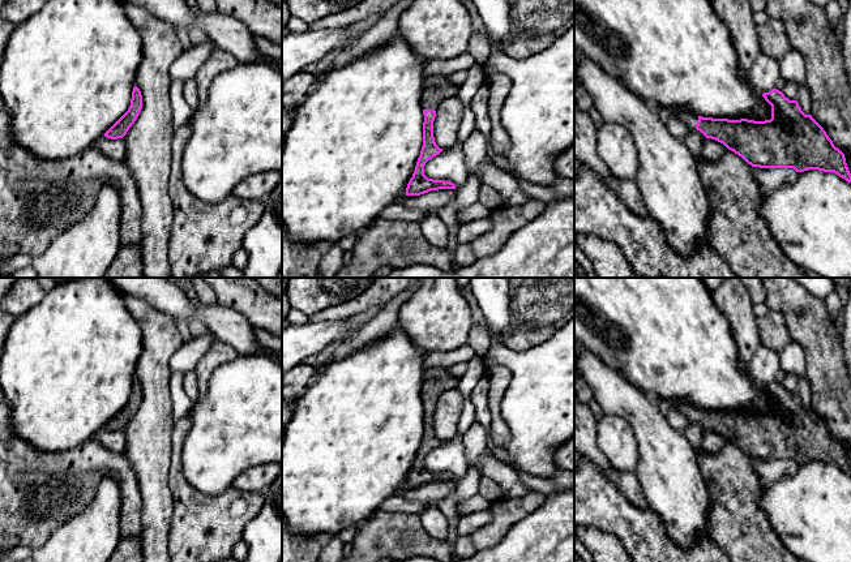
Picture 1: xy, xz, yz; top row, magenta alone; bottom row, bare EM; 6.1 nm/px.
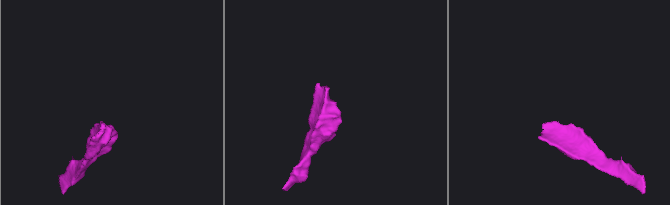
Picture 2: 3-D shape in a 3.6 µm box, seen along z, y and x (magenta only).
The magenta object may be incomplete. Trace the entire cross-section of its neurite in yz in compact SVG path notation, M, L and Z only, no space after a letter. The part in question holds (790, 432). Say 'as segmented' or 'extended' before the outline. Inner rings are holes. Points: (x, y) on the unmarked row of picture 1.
extended | M777 381L764 385L762 389L771 398L771 411L765 413L702 409L687 400L679 400L675 406L688 420L697 421L706 430L723 436L752 459L794 460L796 464L818 462L834 464L851 475L851 466L844 446L834 438L824 420L812 407L805 407L796 392L790 392Z

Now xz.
extended | M432 368L424 372L422 385L422 399L424 407L423 438L412 469L406 480L407 488L420 488L439 481L456 481L456 477L450 473L428 471L424 467L424 458L429 451L442 443L442 441L436 437L433 429L436 402L444 391L457 387L458 382L459 379L453 377L448 368Z

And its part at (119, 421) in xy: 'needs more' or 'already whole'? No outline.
already whole

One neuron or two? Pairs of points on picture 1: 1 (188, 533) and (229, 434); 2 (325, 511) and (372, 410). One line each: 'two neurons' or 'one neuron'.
1: two neurons
2: one neuron

